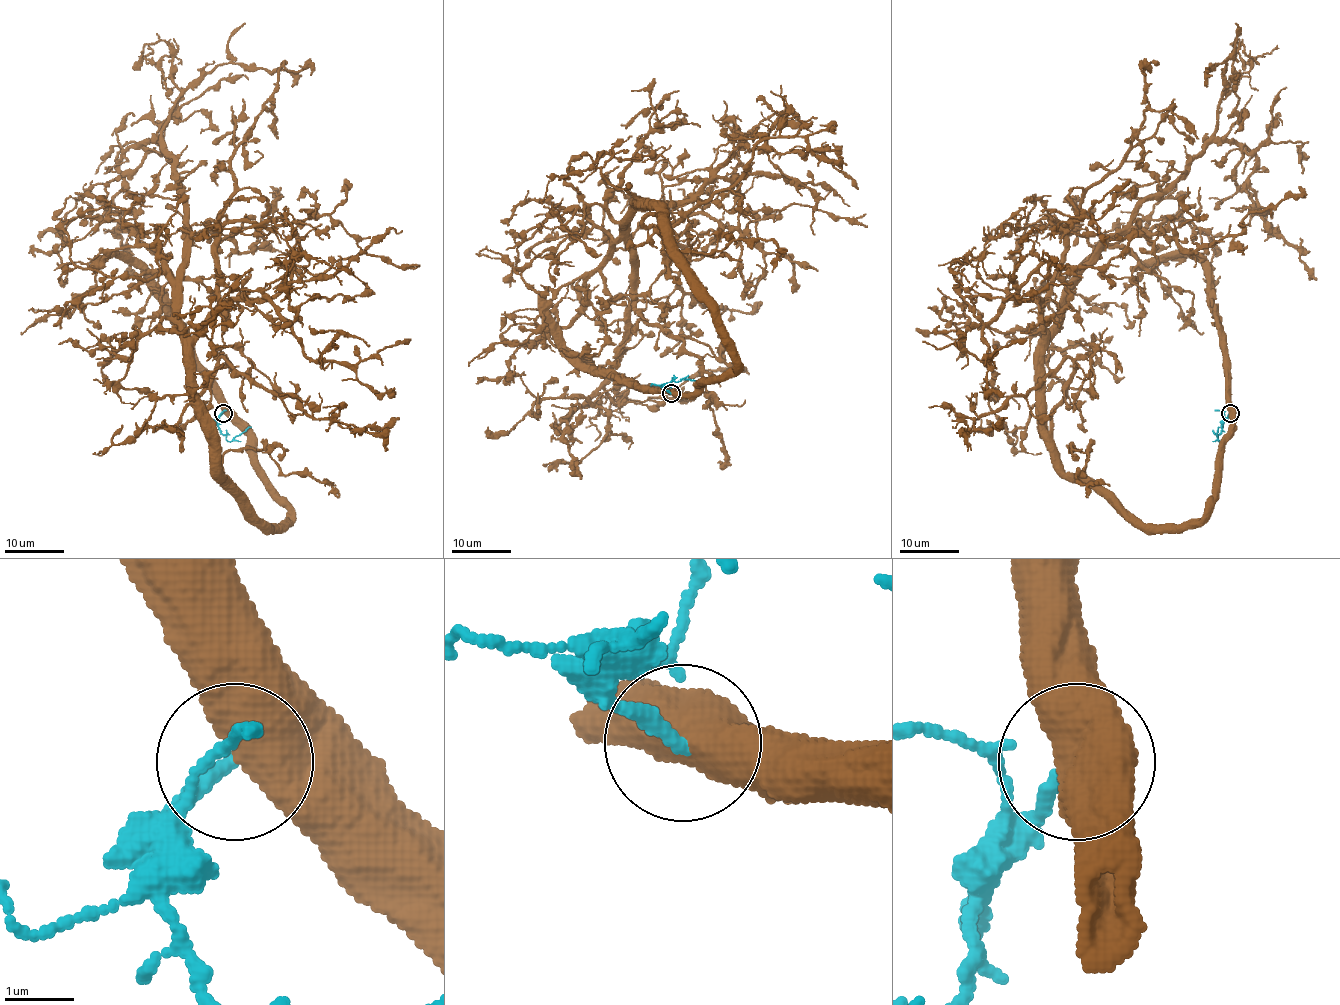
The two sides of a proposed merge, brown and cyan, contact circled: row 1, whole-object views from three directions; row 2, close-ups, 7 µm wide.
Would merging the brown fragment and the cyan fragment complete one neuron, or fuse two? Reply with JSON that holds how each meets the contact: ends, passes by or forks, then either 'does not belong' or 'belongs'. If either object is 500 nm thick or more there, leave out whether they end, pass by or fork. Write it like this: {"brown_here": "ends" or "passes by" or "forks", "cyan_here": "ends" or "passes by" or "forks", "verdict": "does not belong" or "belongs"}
{"verdict": "does not belong"}

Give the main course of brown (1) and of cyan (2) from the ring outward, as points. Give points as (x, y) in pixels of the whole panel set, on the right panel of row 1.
1: (1229, 413), (1213, 276), (1186, 255), (1141, 262), (1105, 246), (1045, 335), (1065, 238), (1144, 122), (1146, 75)
2: (1231, 413), (1217, 437), (1219, 441), (1219, 426)

